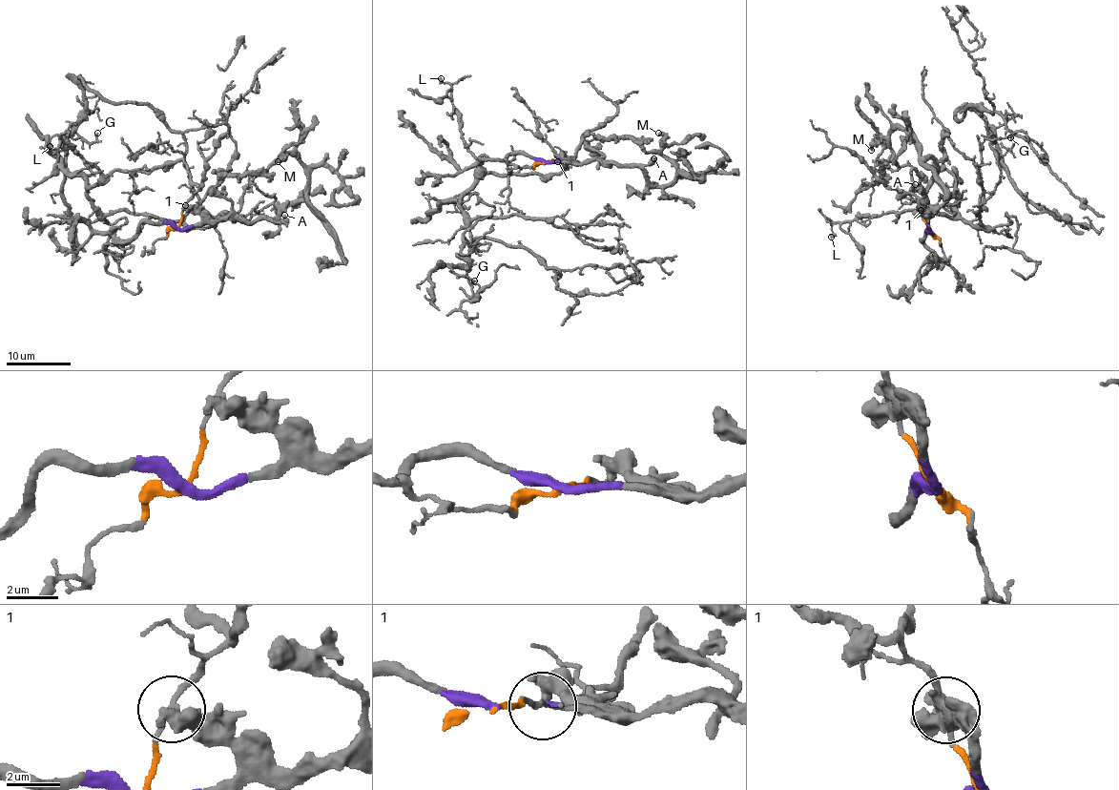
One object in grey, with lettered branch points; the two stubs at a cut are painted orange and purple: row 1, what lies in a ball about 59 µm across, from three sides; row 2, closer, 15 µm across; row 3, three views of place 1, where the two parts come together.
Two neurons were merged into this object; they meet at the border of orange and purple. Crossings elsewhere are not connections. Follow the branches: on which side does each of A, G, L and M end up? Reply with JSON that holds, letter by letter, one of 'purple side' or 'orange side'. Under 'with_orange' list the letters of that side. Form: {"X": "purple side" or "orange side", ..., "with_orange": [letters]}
{"A": "purple side", "G": "orange side", "L": "orange side", "M": "purple side", "with_orange": ["G", "L"]}

